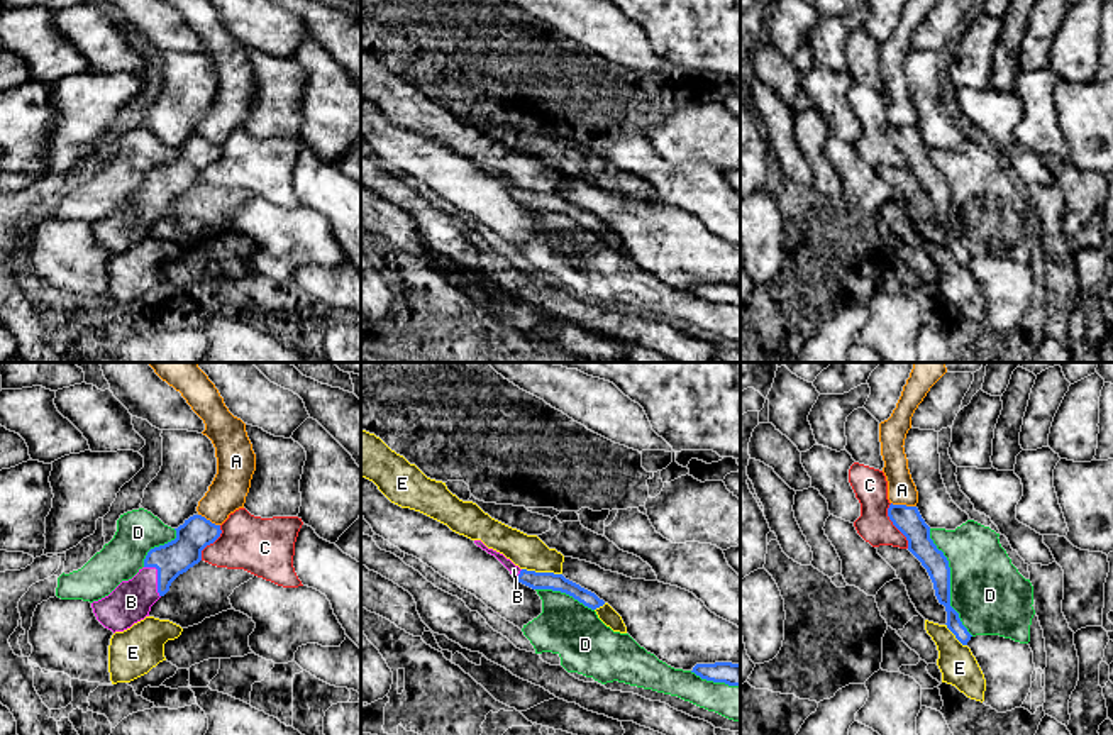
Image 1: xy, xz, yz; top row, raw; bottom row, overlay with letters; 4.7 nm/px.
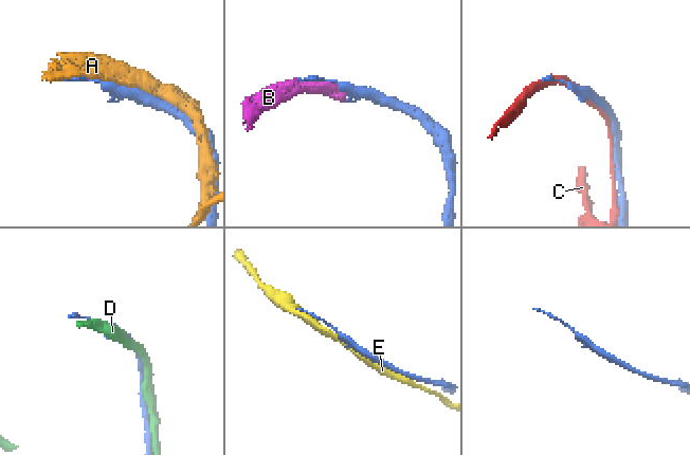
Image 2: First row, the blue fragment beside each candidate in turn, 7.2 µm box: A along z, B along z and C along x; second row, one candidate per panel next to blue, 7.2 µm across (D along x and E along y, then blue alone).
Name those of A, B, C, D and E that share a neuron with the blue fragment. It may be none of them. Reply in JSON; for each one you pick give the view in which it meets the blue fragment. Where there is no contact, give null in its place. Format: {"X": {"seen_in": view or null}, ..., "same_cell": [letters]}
{"B": {"seen_in": "xy"}, "same_cell": ["B"]}

